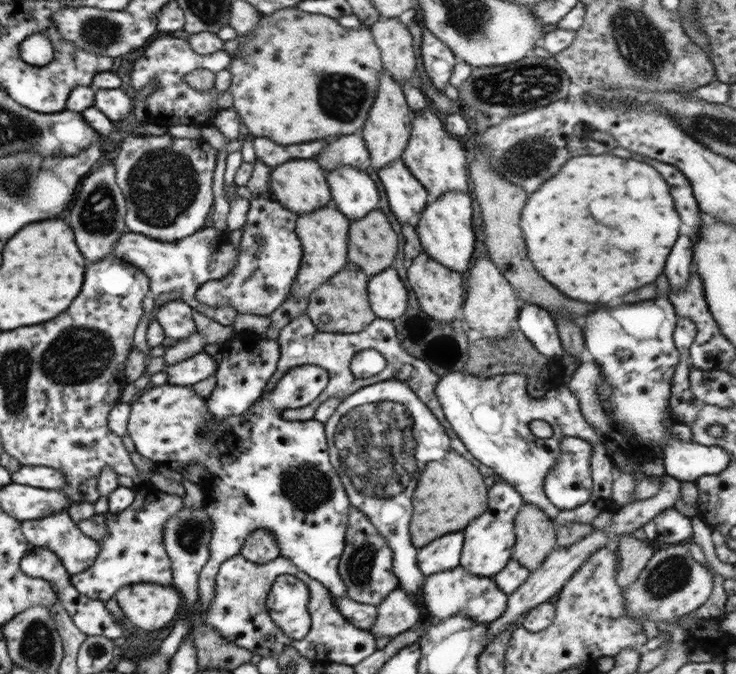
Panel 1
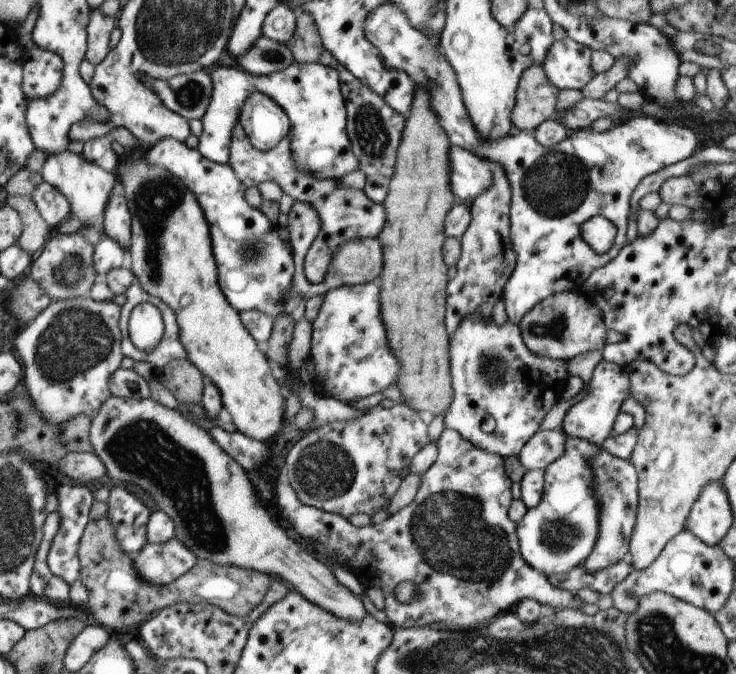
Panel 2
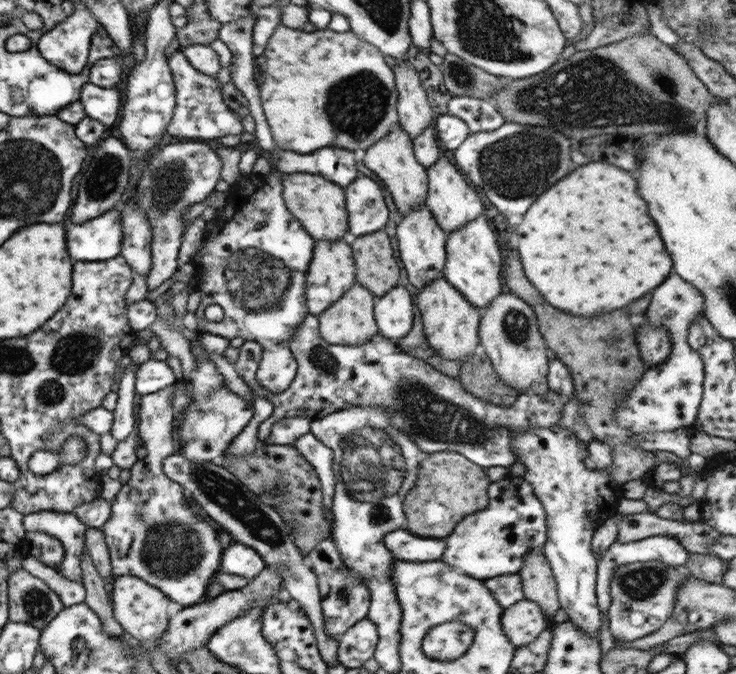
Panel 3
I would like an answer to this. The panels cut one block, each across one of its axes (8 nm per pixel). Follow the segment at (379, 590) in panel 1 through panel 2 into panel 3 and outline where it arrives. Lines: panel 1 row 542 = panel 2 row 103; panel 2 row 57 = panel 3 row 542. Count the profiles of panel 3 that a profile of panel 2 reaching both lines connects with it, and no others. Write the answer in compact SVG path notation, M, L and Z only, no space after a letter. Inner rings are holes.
M321 540L307 556L307 564L309 568L315 572L317 580L319 580L319 604L321 604L321 614L323 614L323 632L331 638L331 640L339 640L339 636L343 636L351 626L359 624L361 620L367 618L367 610L369 610L369 590L359 584L353 582L353 578L347 572L347 566L343 564L343 560L339 558L339 552L335 550L337 546L333 544L333 540Z

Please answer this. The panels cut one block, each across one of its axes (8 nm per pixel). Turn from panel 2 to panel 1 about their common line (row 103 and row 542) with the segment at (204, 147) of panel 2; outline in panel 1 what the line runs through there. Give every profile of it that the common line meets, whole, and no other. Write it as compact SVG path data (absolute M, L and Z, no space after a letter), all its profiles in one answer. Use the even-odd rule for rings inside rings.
M297 366L297 368L291 368L289 372L285 372L285 376L279 380L279 384L275 386L275 390L271 390L269 396L265 396L263 400L257 400L257 402L255 402L247 412L243 412L241 416L229 416L229 418L223 420L223 422L211 418L211 414L209 414L209 410L207 410L207 406L205 406L205 400L199 400L199 398L193 394L191 386L165 386L165 384L163 384L163 386L155 386L155 388L143 392L139 398L135 398L135 400L131 402L131 412L129 412L129 418L127 418L127 434L129 434L129 438L133 440L135 450L137 450L141 456L149 458L151 462L159 462L161 466L175 466L175 464L181 464L181 466L185 468L185 466L191 466L191 464L201 464L201 466L205 466L205 470L207 470L207 478L203 478L203 480L197 482L197 484L201 484L201 488L205 490L203 506L205 506L205 512L207 512L209 518L211 518L213 534L211 534L211 542L209 542L209 560L207 560L207 564L203 566L203 570L201 570L201 574L199 574L199 602L197 602L197 604L199 604L199 610L197 610L197 620L195 620L193 626L199 624L199 618L203 618L201 612L207 610L207 604L209 604L211 598L213 598L215 578L217 578L219 566L221 566L225 560L237 556L239 550L241 550L241 546L243 546L243 542L247 540L247 536L249 536L251 532L257 532L257 530L269 532L269 534L273 536L273 542L275 542L277 548L279 548L279 556L287 558L297 570L305 572L309 578L313 578L313 580L317 580L319 584L323 584L333 596L337 596L337 598L339 598L339 596L341 596L341 598L345 596L345 586L343 586L341 580L339 580L337 564L339 564L341 554L343 554L343 548L345 548L345 538L343 538L343 534L345 534L345 526L347 526L347 520L349 520L349 508L351 508L351 504L349 504L349 498L347 498L345 488L343 488L341 482L339 482L337 472L331 468L331 464L329 464L329 460L327 460L329 454L327 454L327 444L325 444L325 426L323 426L319 420L313 420L313 418L311 418L311 420L283 420L283 418L281 418L281 410L297 410L297 408L305 408L307 404L311 404L311 402L325 390L327 380L329 380L329 376L327 376L327 372L325 372L323 368L317 368L317 366ZM203 424L205 424L205 428L219 428L219 438L217 438L217 440L205 440L205 438L201 436ZM211 450L229 454L229 456L233 458L231 464L227 464L227 460L221 460L221 458L209 458Z

